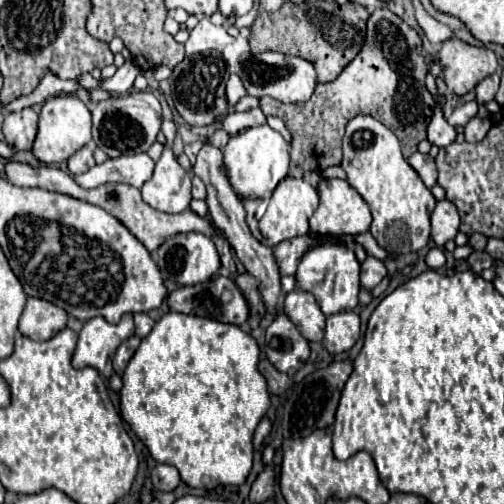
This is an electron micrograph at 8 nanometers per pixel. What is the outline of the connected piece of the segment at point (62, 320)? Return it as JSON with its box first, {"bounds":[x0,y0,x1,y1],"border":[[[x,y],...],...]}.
{"bounds":[18,297,68,341],"border":[[[28,297],[24,313],[20,317],[18,331],[34,341],[48,341],[66,327],[66,319],[68,315],[64,313],[64,309],[48,301]]]}

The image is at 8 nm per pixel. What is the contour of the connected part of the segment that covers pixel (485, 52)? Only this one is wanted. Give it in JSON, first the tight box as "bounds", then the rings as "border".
{"bounds":[438,39,498,95],"border":[[[460,39],[444,41],[438,53],[444,83],[456,95],[466,95],[482,79],[498,69],[498,59],[494,51],[486,47],[472,47]]]}

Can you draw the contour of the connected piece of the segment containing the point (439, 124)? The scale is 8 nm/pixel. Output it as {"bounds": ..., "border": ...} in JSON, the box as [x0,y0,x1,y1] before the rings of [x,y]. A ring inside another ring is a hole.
{"bounds":[427,105,456,147],"border":[[[442,105],[436,107],[434,115],[432,115],[432,121],[427,127],[427,140],[432,145],[438,145],[438,147],[446,147],[450,143],[454,143],[456,139],[456,131],[454,127],[450,127],[444,119],[444,113],[442,113]]]}

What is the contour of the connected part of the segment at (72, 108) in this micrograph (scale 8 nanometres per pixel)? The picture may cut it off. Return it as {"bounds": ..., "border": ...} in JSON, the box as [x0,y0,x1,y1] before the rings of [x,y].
{"bounds":[32,95,92,165],"border":[[[66,95],[66,97],[50,97],[46,99],[42,111],[40,111],[40,125],[38,125],[38,135],[32,147],[32,153],[38,161],[46,165],[54,163],[64,163],[68,161],[80,147],[84,147],[92,135],[90,135],[92,119],[88,107],[76,97],[76,95]]]}

